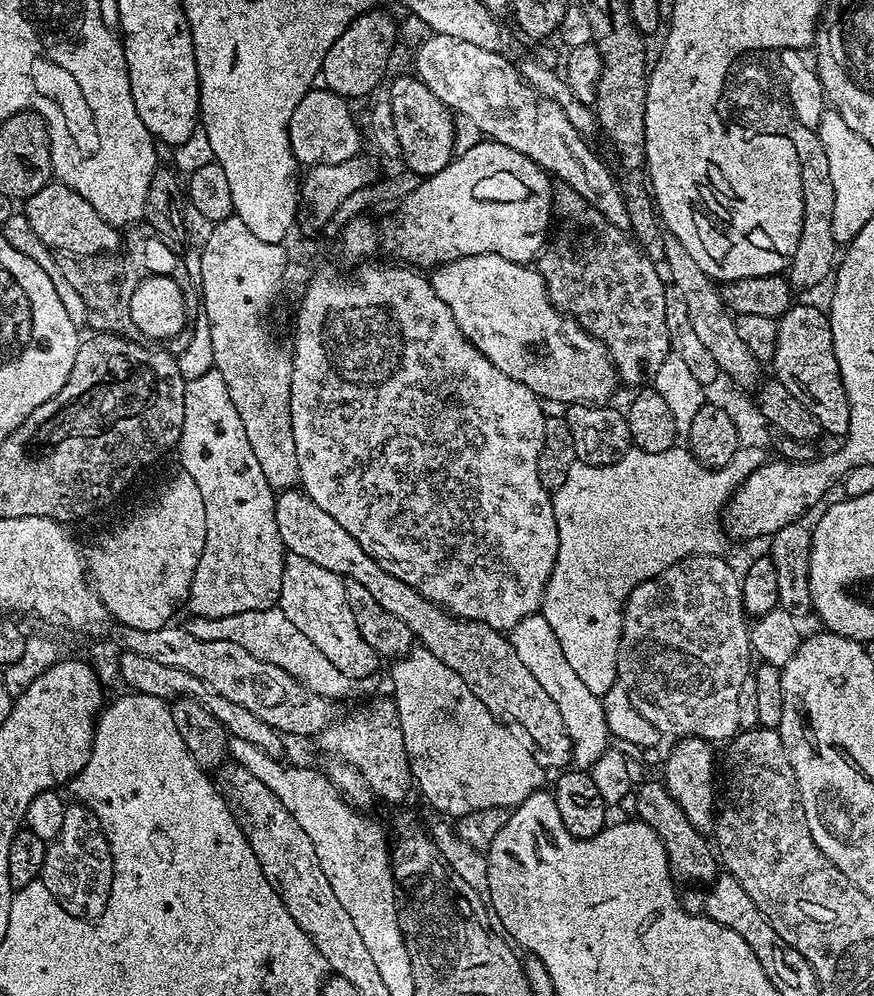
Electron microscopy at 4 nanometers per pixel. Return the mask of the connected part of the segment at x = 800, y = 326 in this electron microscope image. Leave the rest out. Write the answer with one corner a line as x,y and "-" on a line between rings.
793,303
778,321
778,346
770,362
774,378
818,418
821,429
837,438
847,436
850,430
850,402
842,374
838,370
838,358
834,356
834,338
830,330
827,311
812,304

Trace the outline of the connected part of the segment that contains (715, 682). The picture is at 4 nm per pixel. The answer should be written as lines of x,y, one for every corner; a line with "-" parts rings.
687,556
636,586
624,604
618,680
629,692
638,713
665,737
697,736
709,742
728,742
741,731
738,694
742,694
742,682
750,678
754,653
748,637
750,620
742,602
741,577
726,561
724,556

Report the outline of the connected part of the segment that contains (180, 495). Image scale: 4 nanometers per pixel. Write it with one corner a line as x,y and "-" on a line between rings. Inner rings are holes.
180,470
141,516
106,533
93,546
86,571
117,625
158,630
169,627
172,615
185,607
202,546
206,546
206,505
194,478

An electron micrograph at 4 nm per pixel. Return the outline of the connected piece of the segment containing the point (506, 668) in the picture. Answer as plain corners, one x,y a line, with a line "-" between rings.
283,489
277,495
275,522
279,537
291,555
315,562
346,580
358,582
387,612
402,620
419,645
450,666
482,700
482,705
490,714
510,729
514,737
528,744
543,769
564,770
573,763
570,734
563,724
557,703
546,694
525,663
518,658
518,650
505,633
482,622
455,617
430,602
416,588
382,570
376,560
366,554
366,550
301,489

